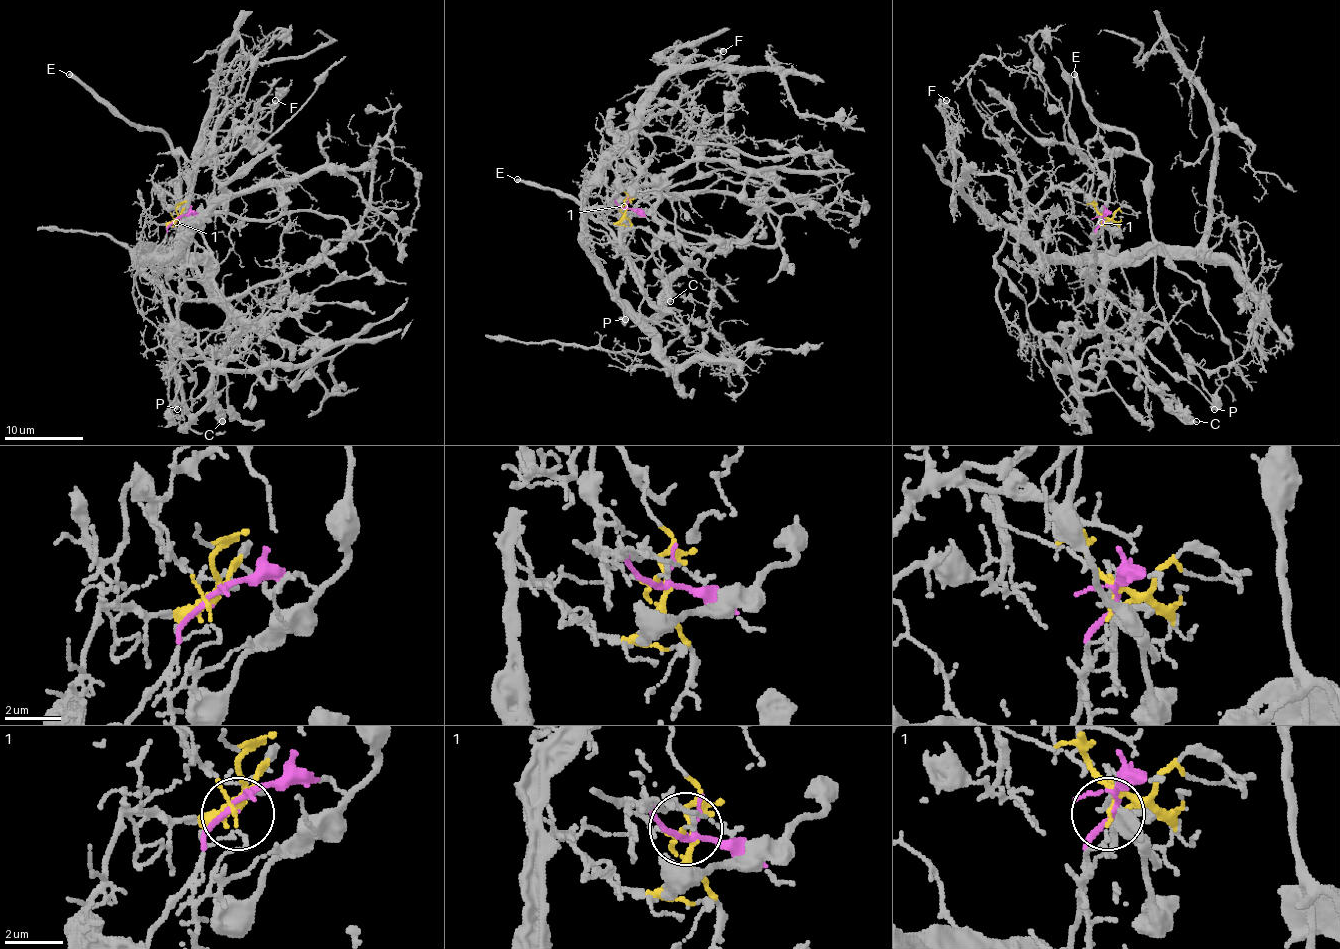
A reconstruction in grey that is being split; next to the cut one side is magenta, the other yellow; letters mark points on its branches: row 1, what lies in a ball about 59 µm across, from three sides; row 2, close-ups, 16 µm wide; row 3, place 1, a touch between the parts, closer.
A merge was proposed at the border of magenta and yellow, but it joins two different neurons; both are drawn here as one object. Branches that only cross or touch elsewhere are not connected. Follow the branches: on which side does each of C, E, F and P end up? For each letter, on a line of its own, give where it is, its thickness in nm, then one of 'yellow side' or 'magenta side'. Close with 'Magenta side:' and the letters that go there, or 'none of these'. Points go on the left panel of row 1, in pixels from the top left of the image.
C: place (222, 421); calibre 480 nm; yellow side
E: place (69, 74); calibre 360 nm; magenta side
F: place (275, 100); calibre 220 nm; yellow side
P: place (177, 409); calibre 550 nm; magenta side
Magenta side: E, P

